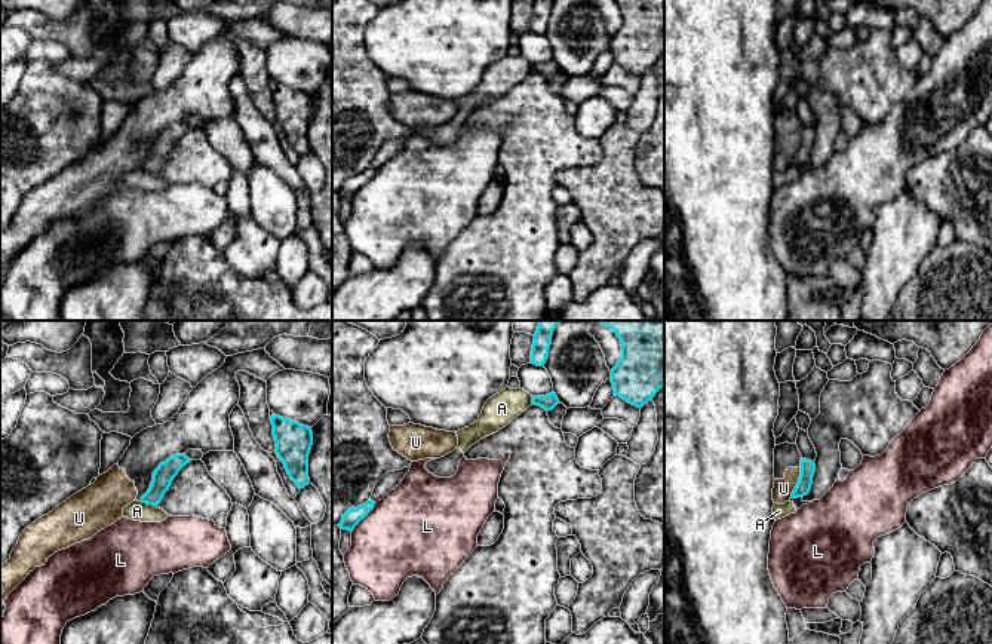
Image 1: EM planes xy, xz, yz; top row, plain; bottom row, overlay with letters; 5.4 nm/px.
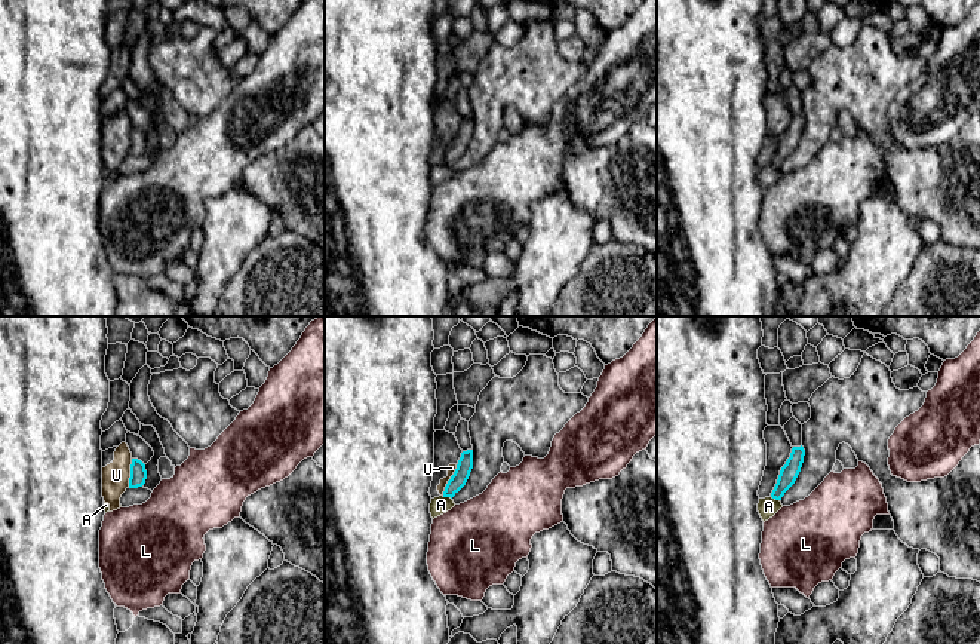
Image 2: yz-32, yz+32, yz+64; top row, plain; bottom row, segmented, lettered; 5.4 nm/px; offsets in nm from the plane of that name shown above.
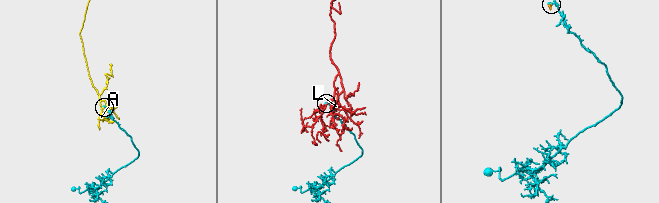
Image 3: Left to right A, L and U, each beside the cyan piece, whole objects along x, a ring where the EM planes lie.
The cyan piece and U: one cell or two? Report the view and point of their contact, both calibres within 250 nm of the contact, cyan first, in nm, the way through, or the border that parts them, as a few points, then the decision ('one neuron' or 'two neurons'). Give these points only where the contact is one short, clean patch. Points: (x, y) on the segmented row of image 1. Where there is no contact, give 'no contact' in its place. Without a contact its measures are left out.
contact yz (798, 482); calibres 80 and 110 nm; border yz (801, 468), (801, 475), (789, 497); two neurons

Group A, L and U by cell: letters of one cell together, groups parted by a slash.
A / L / U

